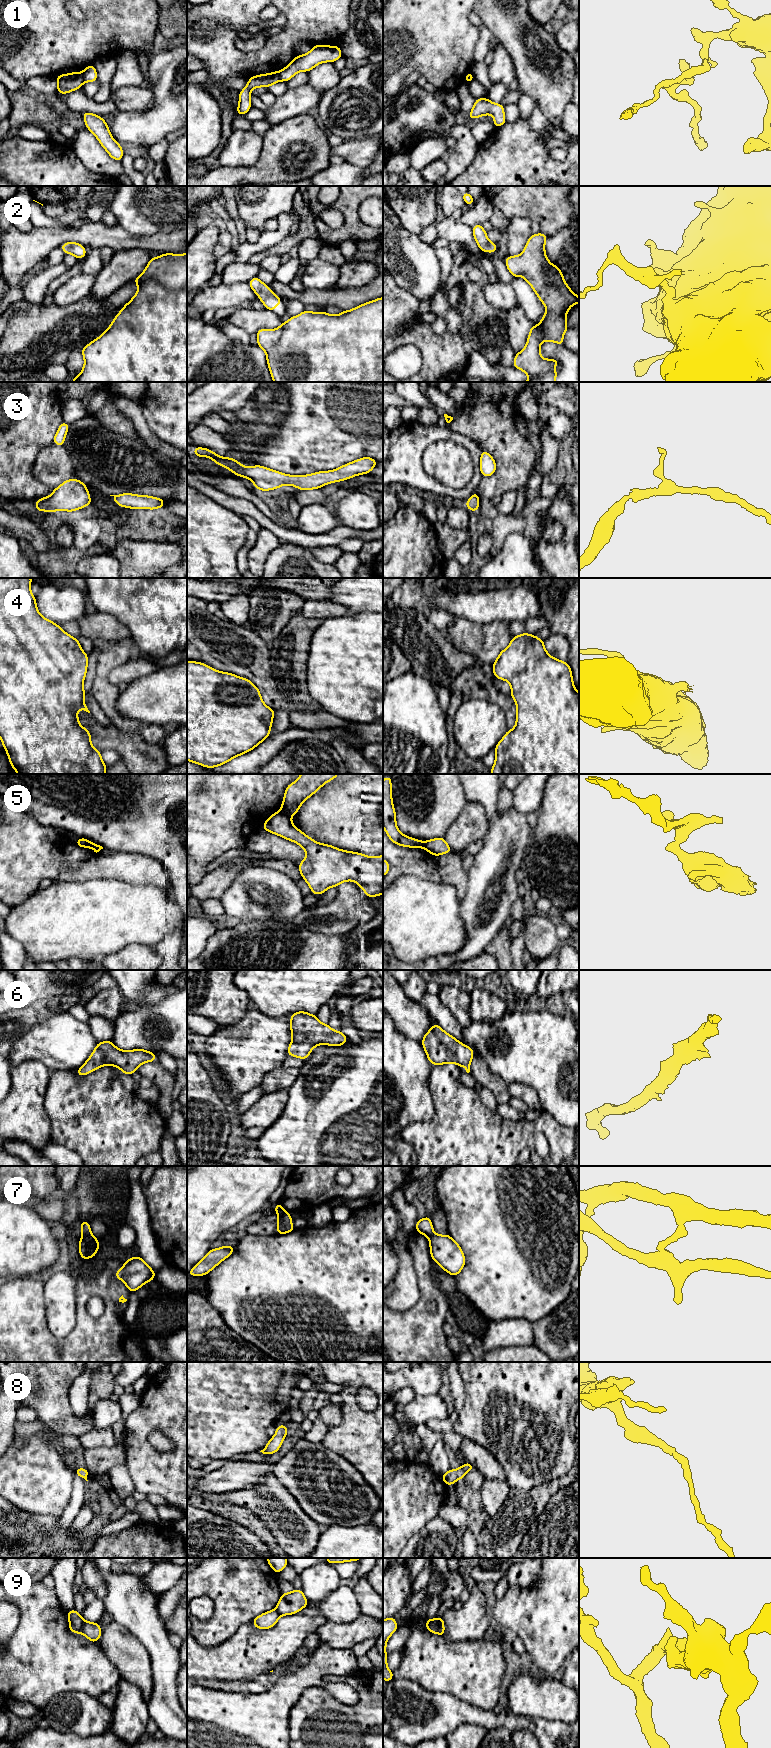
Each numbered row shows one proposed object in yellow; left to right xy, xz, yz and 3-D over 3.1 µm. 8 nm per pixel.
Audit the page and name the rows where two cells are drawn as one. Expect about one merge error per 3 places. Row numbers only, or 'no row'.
1, 5, 7, 9

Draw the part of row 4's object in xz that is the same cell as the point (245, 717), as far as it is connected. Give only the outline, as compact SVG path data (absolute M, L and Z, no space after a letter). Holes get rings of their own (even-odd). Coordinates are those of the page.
M187 661L187 760L207 768L218 767L243 755L270 735L275 710L266 706L250 680L221 672L202 662Z

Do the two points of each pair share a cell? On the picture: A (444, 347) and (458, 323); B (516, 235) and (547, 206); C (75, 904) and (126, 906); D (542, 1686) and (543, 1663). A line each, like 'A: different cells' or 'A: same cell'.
A: different cells
B: different cells
C: same cell
D: different cells

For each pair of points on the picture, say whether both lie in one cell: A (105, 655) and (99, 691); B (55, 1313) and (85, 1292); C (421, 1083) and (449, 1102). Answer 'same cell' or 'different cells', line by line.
A: same cell
B: different cells
C: different cells

